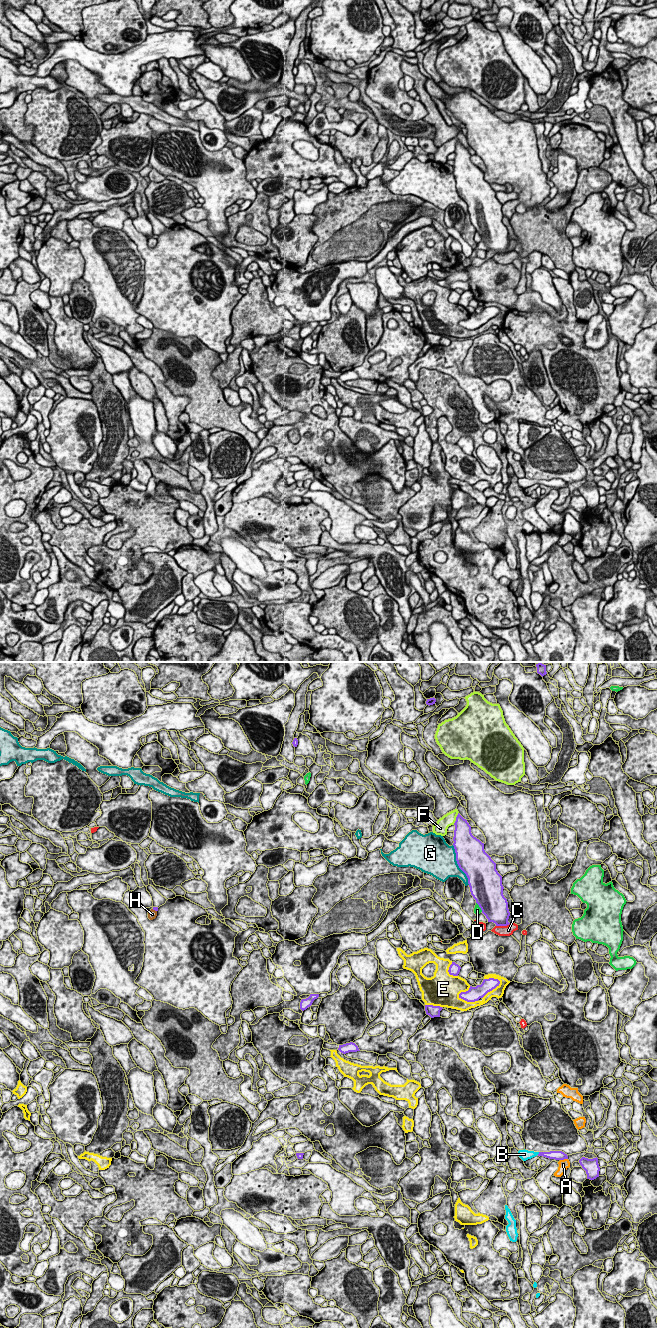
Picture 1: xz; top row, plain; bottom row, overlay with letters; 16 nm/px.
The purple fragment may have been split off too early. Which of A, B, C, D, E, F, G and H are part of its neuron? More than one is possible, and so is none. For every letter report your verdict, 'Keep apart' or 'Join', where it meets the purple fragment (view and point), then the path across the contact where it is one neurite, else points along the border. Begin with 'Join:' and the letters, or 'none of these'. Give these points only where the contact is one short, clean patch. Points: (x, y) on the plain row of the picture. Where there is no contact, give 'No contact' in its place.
Join: B
A: Keep apart. Touches purple at xz (563, 487)
B: Join. Touches purple at xz (539, 481). Path across: xz (552, 482), (539, 481), (524, 482)
C: Keep apart. Touches purple at xz (503, 253)
D: Keep apart. Touches purple at xz (479, 234)
E: Keep apart. Touches purple at xz (493, 316)
F: Keep apart. Touches purple at xz (456, 146)
G: Keep apart. Touches purple at xz (458, 193)
H: Keep apart. Touches purple at xz (154, 237)

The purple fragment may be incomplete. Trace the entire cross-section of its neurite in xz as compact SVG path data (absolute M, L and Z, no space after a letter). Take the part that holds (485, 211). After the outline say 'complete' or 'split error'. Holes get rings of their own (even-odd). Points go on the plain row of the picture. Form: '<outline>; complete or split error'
M459 141L454 151L453 174L456 181L456 189L459 196L466 202L470 220L482 241L496 254L507 254L510 240L507 227L503 223L502 204L496 198L496 191L484 178L484 171L474 165L471 161L471 154Z; complete

